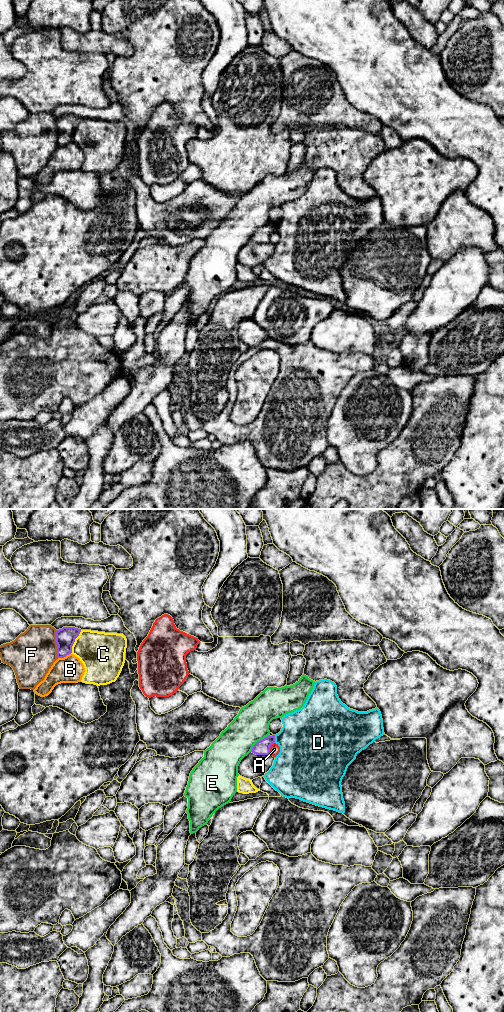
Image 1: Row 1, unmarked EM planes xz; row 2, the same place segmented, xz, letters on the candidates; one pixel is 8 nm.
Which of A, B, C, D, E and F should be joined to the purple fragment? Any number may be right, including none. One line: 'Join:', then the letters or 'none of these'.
Join: none of these

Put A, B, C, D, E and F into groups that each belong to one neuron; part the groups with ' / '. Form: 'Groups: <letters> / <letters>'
Groups: A / B / C / D / E / F

